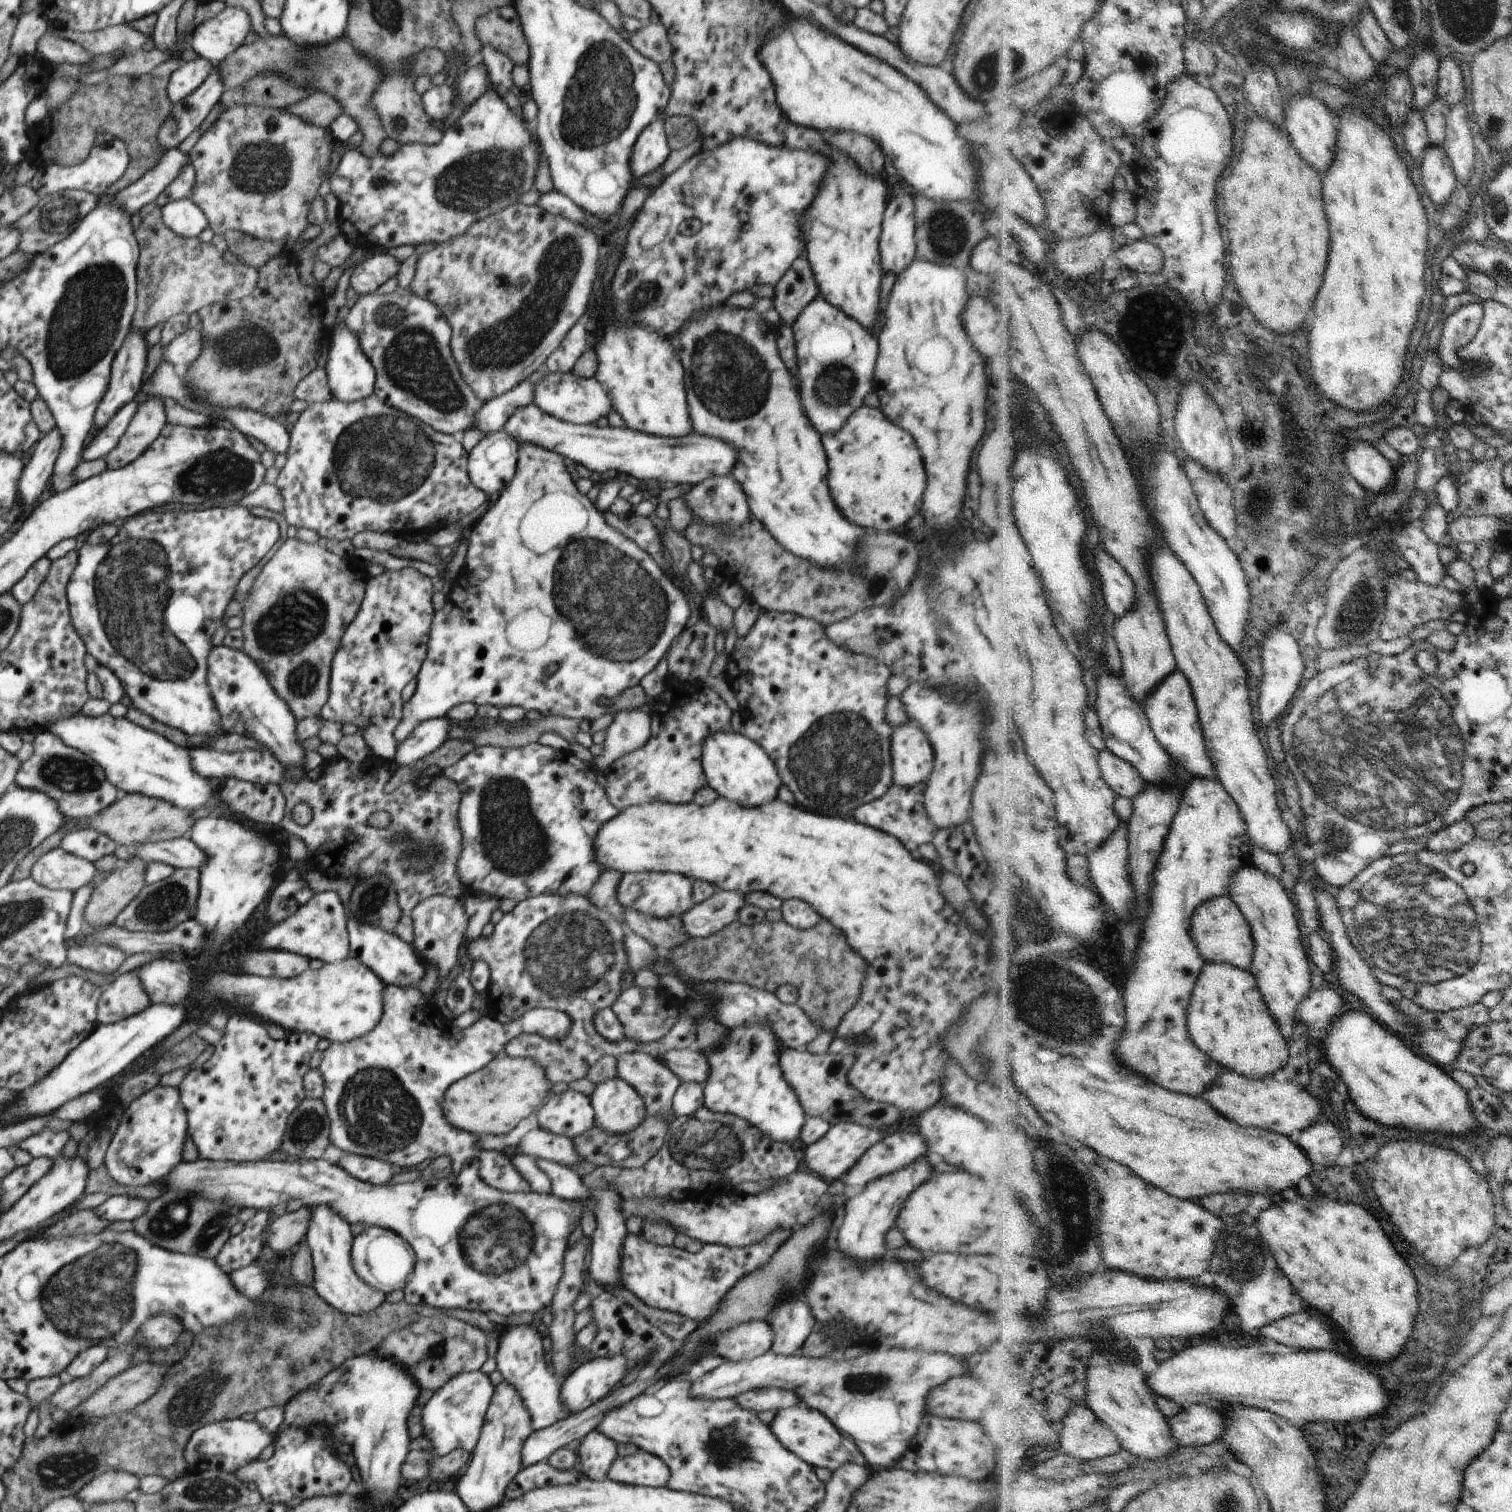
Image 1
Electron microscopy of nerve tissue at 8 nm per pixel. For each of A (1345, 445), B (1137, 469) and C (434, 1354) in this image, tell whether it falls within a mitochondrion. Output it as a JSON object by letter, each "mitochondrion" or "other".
{"A":"other","B":"other","C":"mitochondrion"}

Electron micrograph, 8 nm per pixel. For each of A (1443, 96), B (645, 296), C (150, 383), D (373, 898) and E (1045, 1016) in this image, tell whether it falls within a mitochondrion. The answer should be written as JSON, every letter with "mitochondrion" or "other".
{"A":"other","B":"mitochondrion","C":"other","D":"mitochondrion","E":"mitochondrion"}

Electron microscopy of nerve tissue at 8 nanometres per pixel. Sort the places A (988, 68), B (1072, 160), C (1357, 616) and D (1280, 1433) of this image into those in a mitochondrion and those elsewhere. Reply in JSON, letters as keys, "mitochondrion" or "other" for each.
{"A":"mitochondrion","B":"mitochondrion","C":"mitochondrion","D":"other"}

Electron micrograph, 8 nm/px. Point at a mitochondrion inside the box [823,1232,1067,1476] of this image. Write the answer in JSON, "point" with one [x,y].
{"point":[861,1383]}

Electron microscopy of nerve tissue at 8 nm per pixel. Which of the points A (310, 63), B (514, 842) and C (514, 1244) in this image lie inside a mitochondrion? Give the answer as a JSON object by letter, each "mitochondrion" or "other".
{"A":"mitochondrion","B":"mitochondrion","C":"mitochondrion"}

